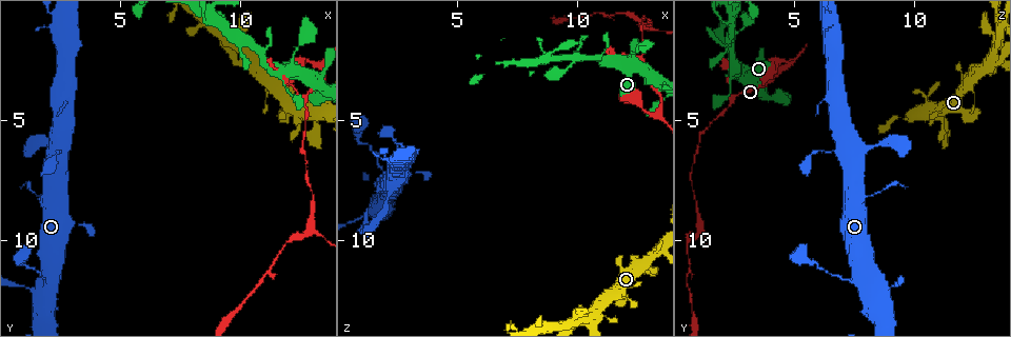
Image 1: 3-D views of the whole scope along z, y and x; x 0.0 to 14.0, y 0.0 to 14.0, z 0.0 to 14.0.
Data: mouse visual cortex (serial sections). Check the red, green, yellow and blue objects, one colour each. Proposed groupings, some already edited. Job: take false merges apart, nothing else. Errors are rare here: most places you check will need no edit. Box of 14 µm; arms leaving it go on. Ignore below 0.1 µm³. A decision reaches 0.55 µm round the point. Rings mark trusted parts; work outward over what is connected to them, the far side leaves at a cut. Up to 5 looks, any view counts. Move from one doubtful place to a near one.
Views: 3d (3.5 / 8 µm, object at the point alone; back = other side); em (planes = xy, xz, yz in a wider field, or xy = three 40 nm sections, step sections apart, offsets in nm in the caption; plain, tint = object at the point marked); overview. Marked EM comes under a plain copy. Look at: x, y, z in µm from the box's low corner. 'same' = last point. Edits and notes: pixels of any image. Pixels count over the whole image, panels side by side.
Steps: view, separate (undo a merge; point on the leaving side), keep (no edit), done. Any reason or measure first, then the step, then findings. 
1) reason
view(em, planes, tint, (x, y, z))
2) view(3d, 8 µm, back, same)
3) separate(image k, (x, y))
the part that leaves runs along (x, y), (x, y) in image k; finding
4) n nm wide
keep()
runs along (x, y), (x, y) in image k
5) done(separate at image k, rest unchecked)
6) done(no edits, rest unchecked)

three-way junction
view(em, xy, step 5, tint, (12.9, 9.5, 1.0))

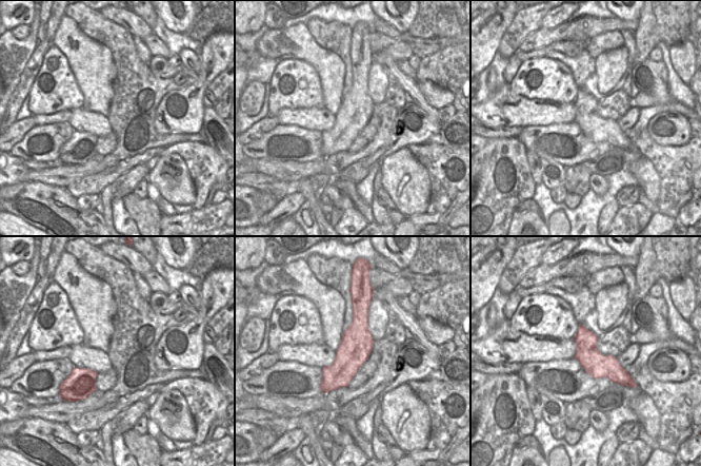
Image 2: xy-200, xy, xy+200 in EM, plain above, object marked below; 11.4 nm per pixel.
see where the arms go
view(3d, 3.5 µm, same)

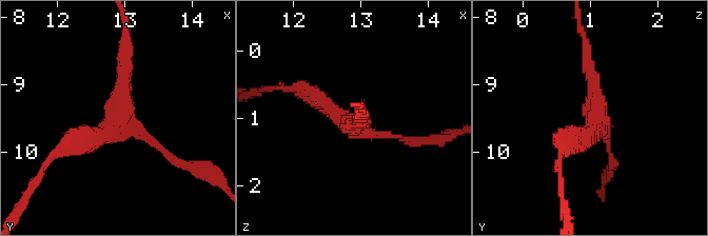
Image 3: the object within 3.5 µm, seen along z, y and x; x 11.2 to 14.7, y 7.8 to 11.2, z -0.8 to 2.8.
3 arms
keep()
runs along (126, 52), (120, 116), (65, 145) in image 3; one cell here

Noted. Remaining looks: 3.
sharp bend
view(3d, 3.5 µm, (11.8, 3.3, 2.4))

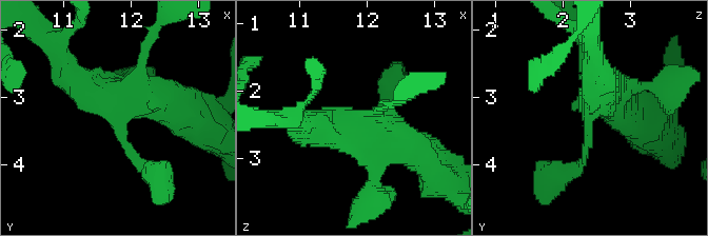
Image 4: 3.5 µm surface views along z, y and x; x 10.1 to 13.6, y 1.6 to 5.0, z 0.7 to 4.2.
keep()
runs along (636, 87), (598, 97), (586, 156), (572, 169) in image 4; continuous, no second cell

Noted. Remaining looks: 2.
done(no edits, rest unchecked)

